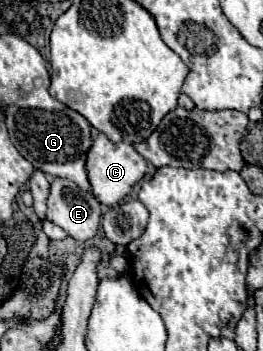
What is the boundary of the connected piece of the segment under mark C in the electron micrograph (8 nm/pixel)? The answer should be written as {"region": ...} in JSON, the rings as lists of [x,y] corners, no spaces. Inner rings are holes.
{"region":[[[95,133],[93,147],[89,147],[87,151],[85,169],[95,199],[107,207],[113,207],[121,203],[131,193],[133,185],[145,177],[147,161],[135,151],[131,143],[111,143],[103,133]]]}

